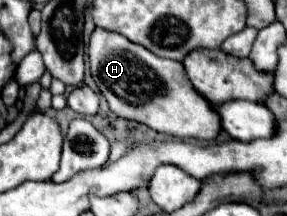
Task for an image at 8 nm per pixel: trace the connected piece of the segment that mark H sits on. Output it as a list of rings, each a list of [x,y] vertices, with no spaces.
[[[96,27],[90,37],[88,57],[92,77],[114,115],[144,123],[150,129],[176,139],[214,141],[222,131],[218,113],[192,87],[182,63],[156,57],[146,47],[100,27]]]

